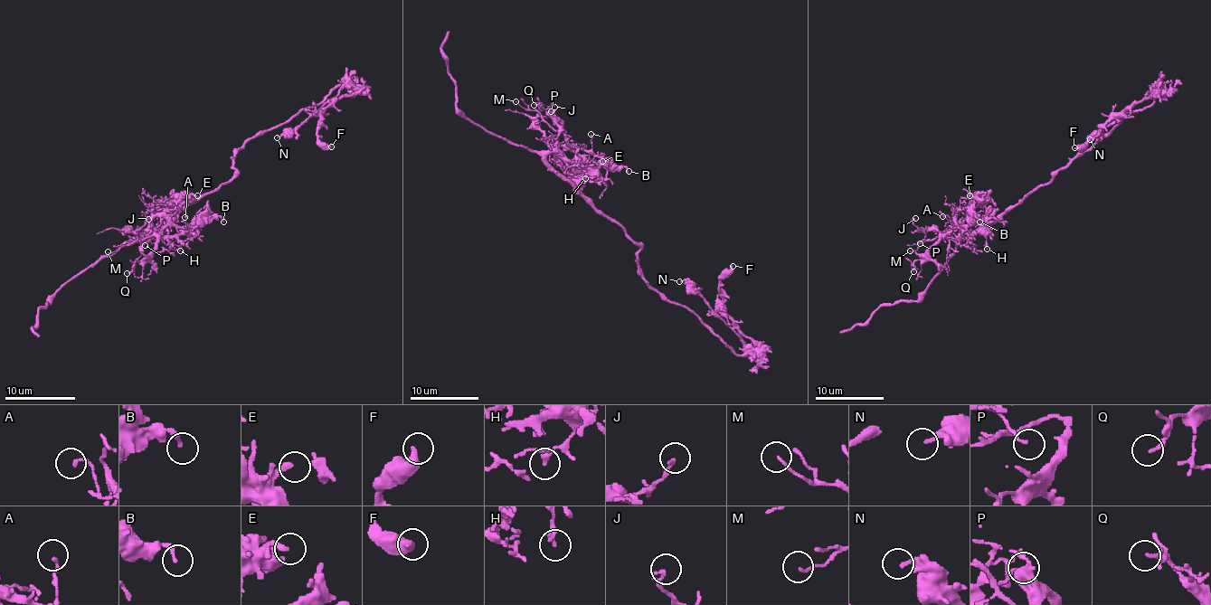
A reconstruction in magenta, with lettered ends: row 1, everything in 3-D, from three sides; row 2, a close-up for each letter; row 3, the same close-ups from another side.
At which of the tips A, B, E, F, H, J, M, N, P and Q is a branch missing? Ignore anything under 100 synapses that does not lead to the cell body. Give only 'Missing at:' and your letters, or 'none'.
Missing at: none

